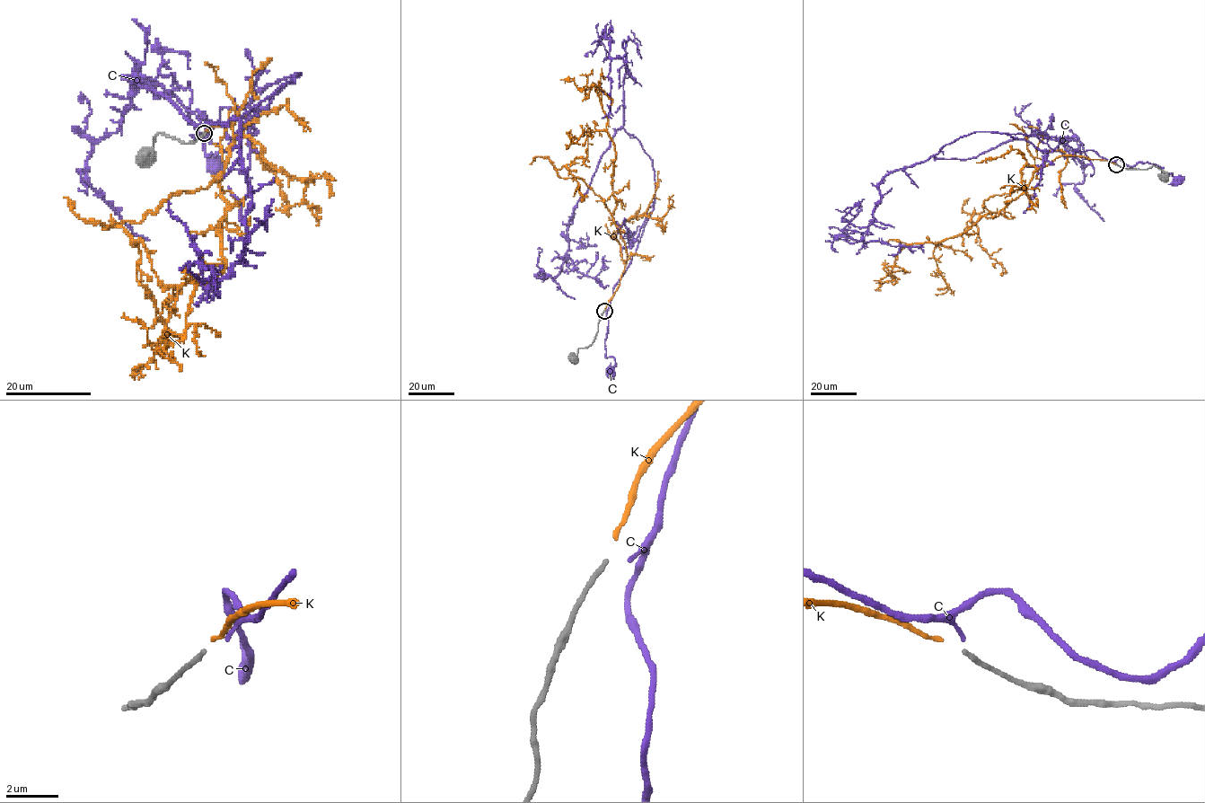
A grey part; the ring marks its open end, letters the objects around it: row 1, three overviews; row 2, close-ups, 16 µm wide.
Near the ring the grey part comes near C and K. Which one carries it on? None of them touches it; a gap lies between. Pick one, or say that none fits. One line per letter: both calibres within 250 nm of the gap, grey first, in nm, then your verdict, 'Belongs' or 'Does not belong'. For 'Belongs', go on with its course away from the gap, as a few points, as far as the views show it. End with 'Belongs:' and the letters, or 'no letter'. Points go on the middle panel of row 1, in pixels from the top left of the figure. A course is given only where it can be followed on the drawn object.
C: Thickness 200 nm (grey) against 120 nm. Does not belong
K: Thickness 200 nm (grey) against 150 nm. Belongs. Its course: (605, 309), (618, 287), (627, 251), (613, 220), (613, 142), (594, 86), (578, 89), (574, 78), (561, 79)
Belongs: K

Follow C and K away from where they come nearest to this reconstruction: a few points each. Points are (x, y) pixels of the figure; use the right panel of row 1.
C: (1116, 163), (1121, 159), (1130, 166), (1139, 162), (1148, 162), (1161, 167), (1165, 173), (1172, 173), (1178, 180)
K: (1114, 163), (1057, 156), (1001, 209), (953, 237), (904, 245), (892, 268), (894, 278), (884, 260)

